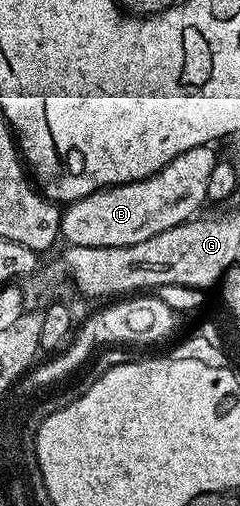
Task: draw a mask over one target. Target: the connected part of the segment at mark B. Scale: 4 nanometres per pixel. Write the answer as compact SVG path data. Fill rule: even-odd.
M209 145L187 149L187 153L175 157L175 161L171 161L151 177L134 183L104 187L102 191L68 204L61 213L61 239L70 247L130 247L139 245L139 241L147 241L147 237L155 237L175 225L188 223L198 214L197 206L207 200L207 181L219 162L219 155L213 150Z

